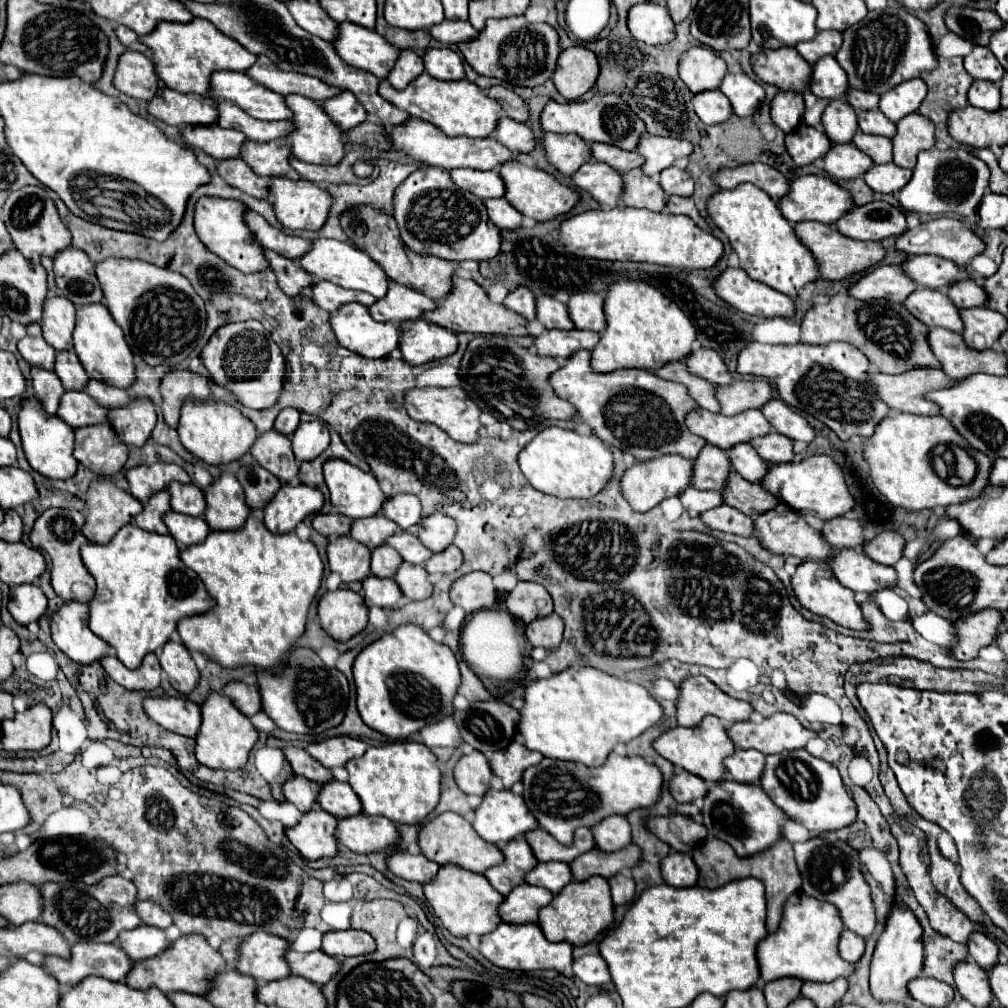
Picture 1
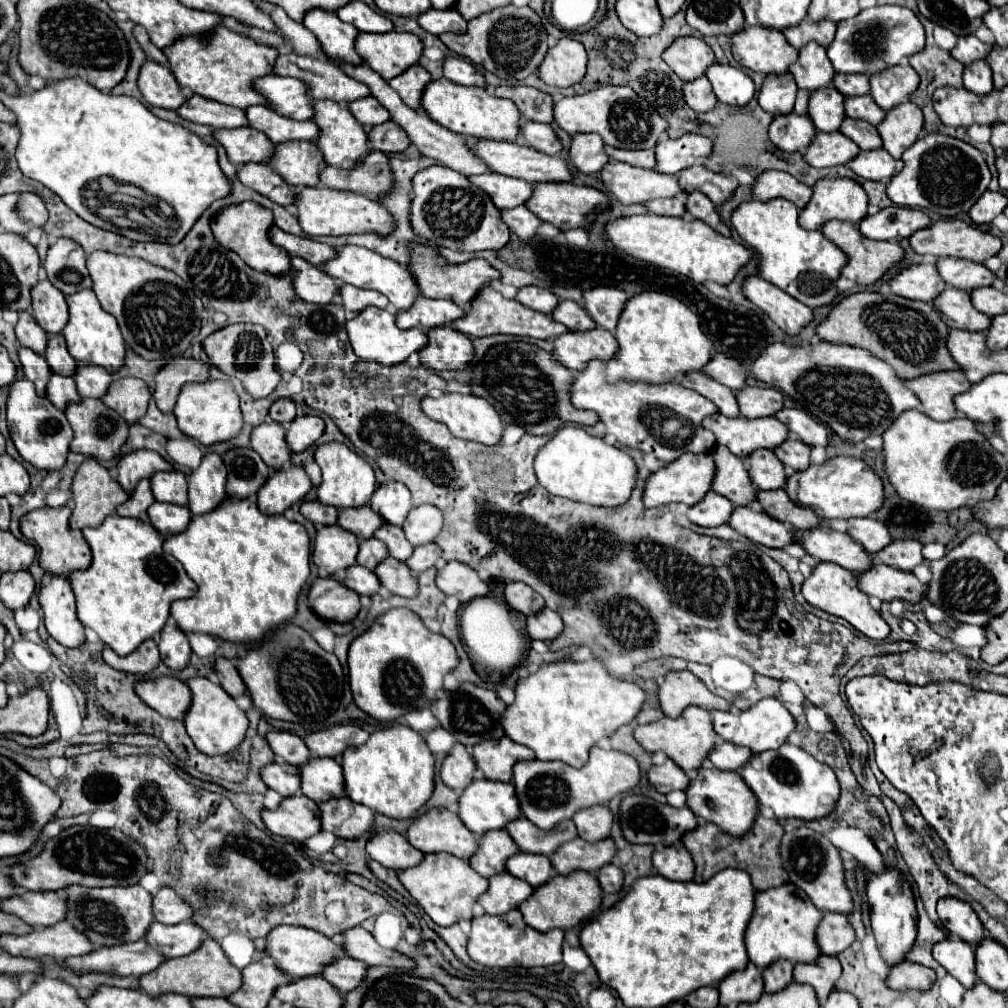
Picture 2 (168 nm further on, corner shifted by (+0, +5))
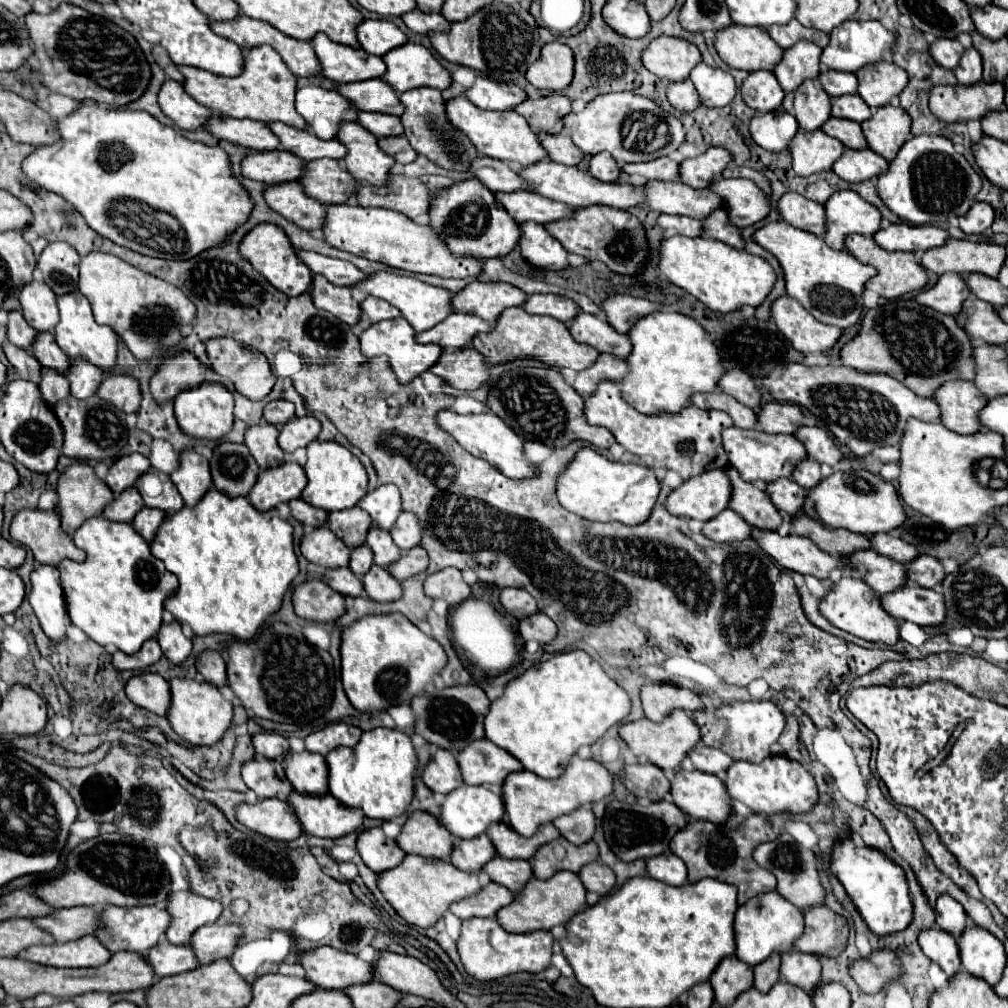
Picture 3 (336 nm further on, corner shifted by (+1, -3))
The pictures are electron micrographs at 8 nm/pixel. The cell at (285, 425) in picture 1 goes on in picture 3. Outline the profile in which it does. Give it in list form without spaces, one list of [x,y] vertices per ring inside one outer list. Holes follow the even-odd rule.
[[[272,400],[264,406],[264,420],[268,424],[282,426],[290,418],[294,418],[294,404],[288,400]]]

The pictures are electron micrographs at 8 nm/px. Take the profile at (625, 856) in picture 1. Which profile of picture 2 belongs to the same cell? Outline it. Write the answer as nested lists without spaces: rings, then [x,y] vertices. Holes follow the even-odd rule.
[[[581,838],[571,840],[571,844],[563,844],[559,852],[551,858],[555,864],[555,870],[559,874],[571,874],[575,870],[585,870],[585,872],[597,872],[605,864],[611,864],[617,854],[617,846],[611,838],[601,840],[599,844],[585,842]]]

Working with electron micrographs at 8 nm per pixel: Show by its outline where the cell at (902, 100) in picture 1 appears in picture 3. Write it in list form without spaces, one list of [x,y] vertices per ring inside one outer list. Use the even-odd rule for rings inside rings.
[[[892,62],[866,64],[856,72],[858,94],[870,108],[880,108],[890,102],[892,96],[900,94],[908,84],[906,72]]]

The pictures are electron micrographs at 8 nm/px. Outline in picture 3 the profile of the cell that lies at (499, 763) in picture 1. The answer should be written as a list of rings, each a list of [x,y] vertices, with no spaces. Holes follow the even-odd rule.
[[[474,740],[474,744],[468,744],[456,760],[466,784],[486,784],[494,792],[502,788],[502,780],[510,772],[522,770],[522,764],[518,764],[514,756],[510,756],[490,740]]]

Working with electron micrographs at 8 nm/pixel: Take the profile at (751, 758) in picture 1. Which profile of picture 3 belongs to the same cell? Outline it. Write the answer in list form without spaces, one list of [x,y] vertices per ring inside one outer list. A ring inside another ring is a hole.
[[[698,744],[692,750],[688,750],[688,758],[696,766],[696,770],[716,774],[716,776],[726,772],[726,768],[734,762],[724,752],[718,752],[716,748],[706,748],[704,744]]]

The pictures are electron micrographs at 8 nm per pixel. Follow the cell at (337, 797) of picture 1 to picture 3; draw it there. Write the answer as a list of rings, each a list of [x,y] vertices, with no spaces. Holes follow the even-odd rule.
[[[288,750],[284,756],[284,770],[294,790],[310,796],[320,796],[328,792],[324,756],[310,754],[308,750],[304,752]]]

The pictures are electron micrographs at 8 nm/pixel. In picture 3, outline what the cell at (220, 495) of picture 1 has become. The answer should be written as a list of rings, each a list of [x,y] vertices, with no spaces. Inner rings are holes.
[[[194,448],[182,450],[178,468],[170,474],[170,480],[176,484],[186,506],[198,504],[202,494],[206,494],[212,486],[208,458],[194,452]]]

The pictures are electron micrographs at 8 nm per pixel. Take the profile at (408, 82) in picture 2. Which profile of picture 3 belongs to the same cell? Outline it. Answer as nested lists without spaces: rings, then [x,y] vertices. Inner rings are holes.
[[[414,88],[410,92],[400,94],[402,104],[406,106],[404,114],[402,114],[402,124],[404,124],[404,136],[408,138],[410,146],[426,156],[430,162],[434,162],[436,166],[444,168],[444,170],[454,170],[454,172],[468,172],[470,162],[478,156],[482,156],[474,144],[468,140],[468,136],[464,132],[460,132],[458,128],[454,128],[446,116],[446,102],[440,94],[440,90],[436,88]]]

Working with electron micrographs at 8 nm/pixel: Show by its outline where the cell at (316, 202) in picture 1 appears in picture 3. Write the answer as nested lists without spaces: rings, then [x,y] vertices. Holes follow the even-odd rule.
[[[352,204],[326,206],[326,212],[324,240],[338,250],[346,250],[372,262],[382,262],[390,268],[416,274],[432,274],[440,278],[476,278],[482,272],[480,258],[452,254],[436,230],[430,226],[420,226],[400,212],[384,208],[362,208]]]

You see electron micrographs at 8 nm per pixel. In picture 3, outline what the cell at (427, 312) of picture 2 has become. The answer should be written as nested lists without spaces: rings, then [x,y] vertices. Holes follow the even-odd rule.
[[[454,312],[442,324],[436,324],[434,328],[430,328],[426,332],[416,334],[416,338],[422,344],[434,342],[446,350],[462,350],[462,348],[472,346],[472,338],[478,332],[490,332],[490,330],[492,330],[492,324],[478,316]]]

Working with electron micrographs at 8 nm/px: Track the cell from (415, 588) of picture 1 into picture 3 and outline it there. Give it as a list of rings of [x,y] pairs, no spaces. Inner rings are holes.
[[[376,564],[364,574],[362,584],[364,584],[368,598],[372,598],[376,602],[394,602],[394,600],[398,600],[398,596],[402,596],[400,582],[396,582],[394,576],[390,576],[390,572],[386,572],[386,568],[376,566]]]

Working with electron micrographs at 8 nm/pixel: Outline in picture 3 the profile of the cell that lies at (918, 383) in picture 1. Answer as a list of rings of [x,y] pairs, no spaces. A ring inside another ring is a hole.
[[[950,380],[942,388],[938,388],[934,400],[942,408],[942,424],[946,428],[950,428],[952,432],[956,432],[956,434],[976,434],[978,430],[982,430],[982,424],[980,424],[978,414],[980,414],[982,406],[988,404],[988,398],[976,388],[974,382]]]

